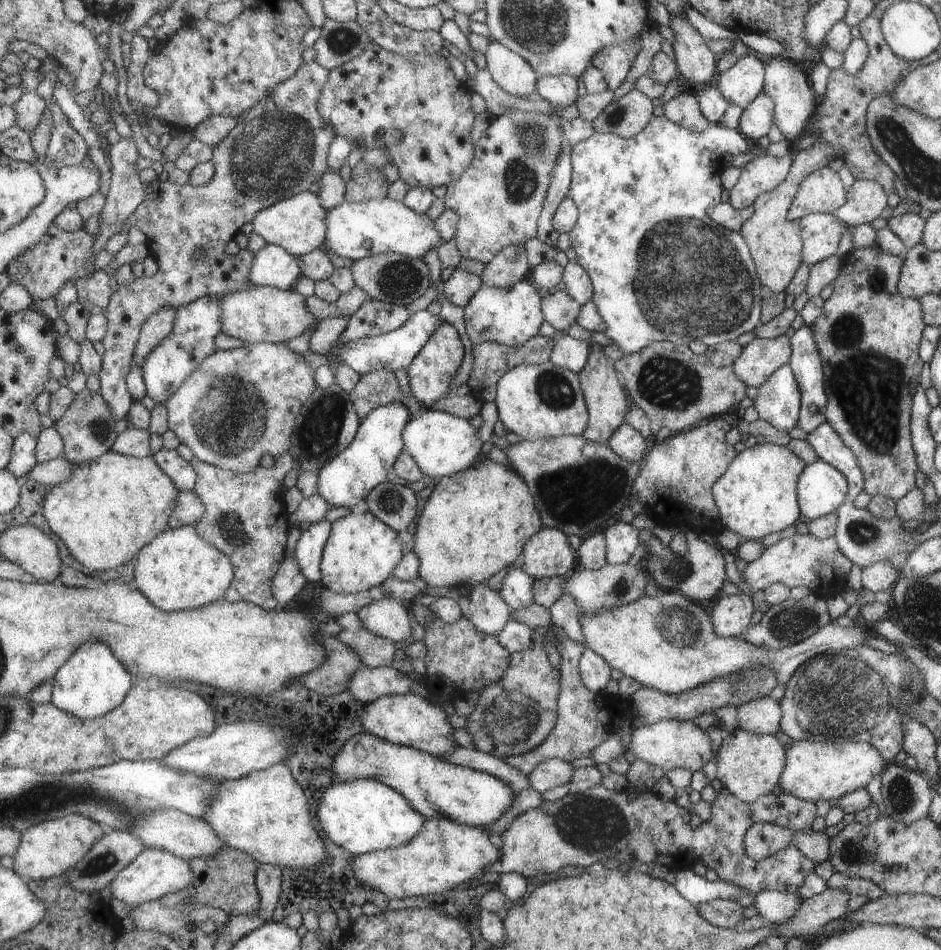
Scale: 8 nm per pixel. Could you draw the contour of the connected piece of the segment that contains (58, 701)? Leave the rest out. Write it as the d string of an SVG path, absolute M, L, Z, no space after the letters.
M100 640L88 641L77 649L72 658L60 668L52 681L51 702L61 710L82 719L99 719L123 704L133 678L127 668L113 656L108 644Z

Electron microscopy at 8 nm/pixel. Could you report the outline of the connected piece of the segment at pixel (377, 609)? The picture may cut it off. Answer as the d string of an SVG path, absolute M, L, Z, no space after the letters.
M381 599L362 606L356 615L369 632L393 643L401 642L411 634L408 606L393 599Z

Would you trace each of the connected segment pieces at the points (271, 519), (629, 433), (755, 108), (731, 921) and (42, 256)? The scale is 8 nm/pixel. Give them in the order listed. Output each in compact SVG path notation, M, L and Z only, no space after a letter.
M291 452L279 455L271 468L258 466L255 472L240 473L222 469L221 467L202 461L199 457L190 460L198 474L197 486L194 491L205 503L206 511L196 526L196 531L211 544L217 545L232 560L235 576L232 586L223 600L229 603L249 601L266 609L280 608L280 604L273 592L273 579L285 560L285 548L287 548L287 532L291 528L289 514L283 501L283 480L289 470L296 469L300 465L298 458Z
M620 424L610 436L606 445L627 462L643 460L647 452L648 442L637 429L631 425Z
M761 92L745 107L739 118L737 129L750 142L765 137L769 126L773 124L773 101L764 92Z
M715 899L706 903L699 903L696 908L700 915L714 927L738 928L738 924L743 920L742 907L732 900Z
M55 222L48 228L48 234L36 247L8 266L6 274L11 282L25 286L35 299L41 300L56 298L69 281L75 281L79 302L92 315L105 313L112 298L112 278L111 274L96 267L96 256L92 251L95 241L96 238L83 228L64 231Z

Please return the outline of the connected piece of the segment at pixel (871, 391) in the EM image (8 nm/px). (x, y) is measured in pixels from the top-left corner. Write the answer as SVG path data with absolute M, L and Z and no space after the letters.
M874 247L853 248L833 280L833 291L822 302L819 316L809 325L821 362L826 394L825 418L841 442L853 451L862 472L864 492L892 501L917 488L917 459L912 447L912 396L921 384L920 342L925 328L921 301L902 297L896 287L902 256L889 255Z

